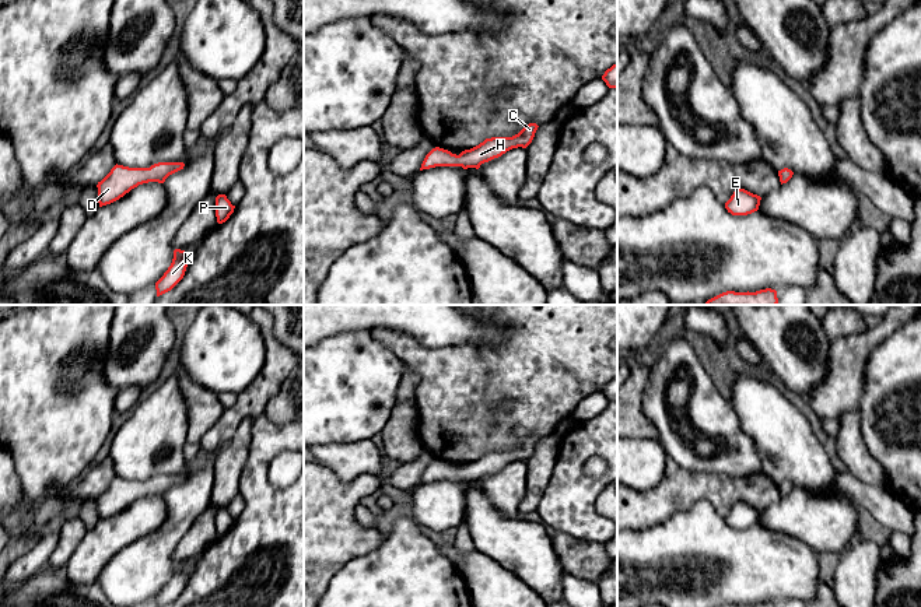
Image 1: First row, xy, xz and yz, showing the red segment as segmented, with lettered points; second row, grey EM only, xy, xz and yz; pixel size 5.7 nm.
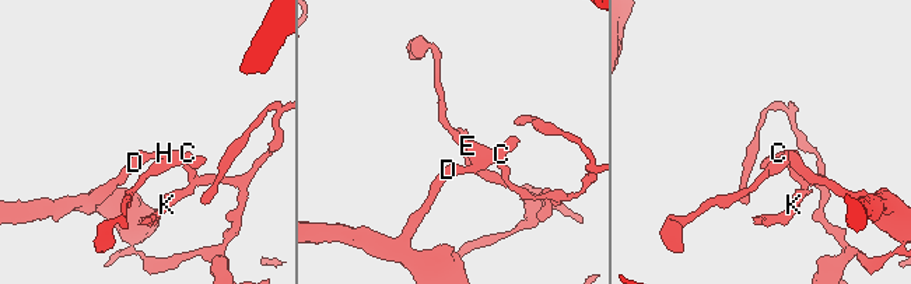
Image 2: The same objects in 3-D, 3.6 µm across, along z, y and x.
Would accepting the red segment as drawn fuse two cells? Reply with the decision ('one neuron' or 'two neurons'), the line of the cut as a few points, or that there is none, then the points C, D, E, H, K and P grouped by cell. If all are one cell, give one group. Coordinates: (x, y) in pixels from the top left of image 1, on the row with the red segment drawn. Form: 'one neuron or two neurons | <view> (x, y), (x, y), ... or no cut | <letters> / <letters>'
one neuron | no cut | C D E H K P

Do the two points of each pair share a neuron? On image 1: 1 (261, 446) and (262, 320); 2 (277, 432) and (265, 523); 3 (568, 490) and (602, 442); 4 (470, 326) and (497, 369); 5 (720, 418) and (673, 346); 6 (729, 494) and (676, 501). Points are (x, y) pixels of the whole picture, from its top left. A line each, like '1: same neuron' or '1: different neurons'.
1: different neurons
2: same neuron
3: same neuron
4: different neurons
5: same neuron
6: same neuron

